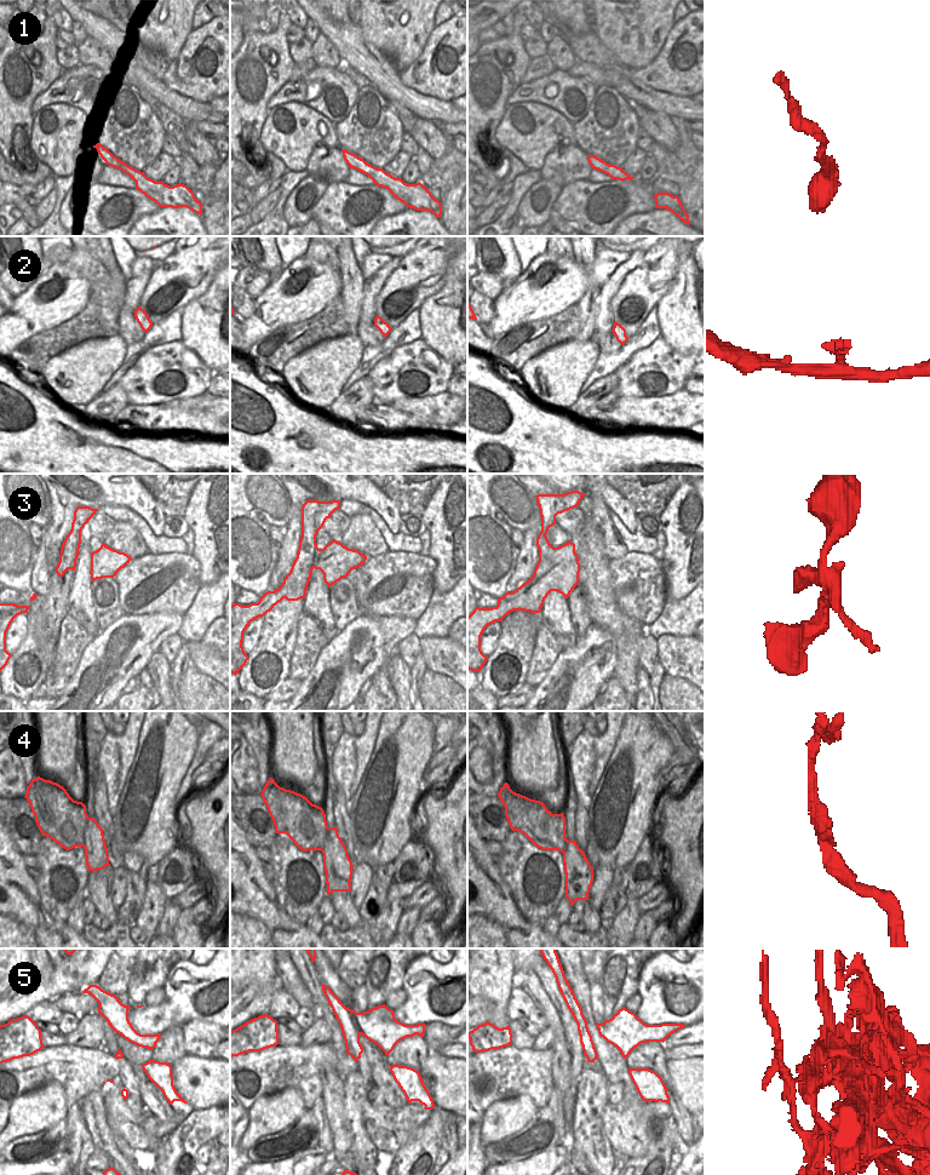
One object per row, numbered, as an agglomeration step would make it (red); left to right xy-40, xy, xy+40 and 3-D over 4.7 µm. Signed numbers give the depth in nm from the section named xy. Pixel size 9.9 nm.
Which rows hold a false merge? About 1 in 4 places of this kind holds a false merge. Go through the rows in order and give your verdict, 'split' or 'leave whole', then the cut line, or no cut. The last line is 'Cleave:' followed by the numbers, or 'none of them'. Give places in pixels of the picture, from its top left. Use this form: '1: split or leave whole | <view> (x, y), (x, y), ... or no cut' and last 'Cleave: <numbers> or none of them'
1: leave whole | no cut
2: leave whole | no cut
3: leave whole | no cut
4: leave whole | no cut
5: split | xy (343, 1006), (349, 1015), (350, 1024), (360, 1033)
Cleave: 5

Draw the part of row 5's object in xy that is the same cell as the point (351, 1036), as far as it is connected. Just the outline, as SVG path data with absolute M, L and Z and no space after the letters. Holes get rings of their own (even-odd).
M322 984L322 991L340 1025L346 1053L357 1062L363 1053L363 1048L360 1043L360 1032L351 1025L348 1010L332 990Z

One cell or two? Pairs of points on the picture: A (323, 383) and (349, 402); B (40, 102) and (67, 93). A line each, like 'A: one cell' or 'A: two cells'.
A: two cells
B: one cell

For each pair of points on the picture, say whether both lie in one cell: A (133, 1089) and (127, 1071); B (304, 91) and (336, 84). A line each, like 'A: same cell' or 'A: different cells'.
A: same cell
B: same cell

